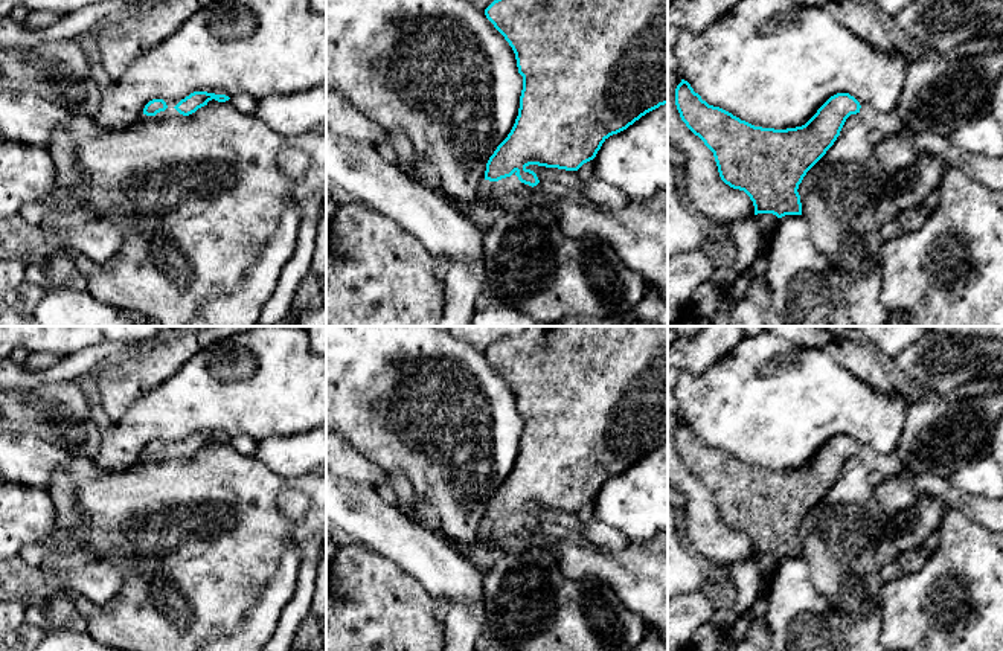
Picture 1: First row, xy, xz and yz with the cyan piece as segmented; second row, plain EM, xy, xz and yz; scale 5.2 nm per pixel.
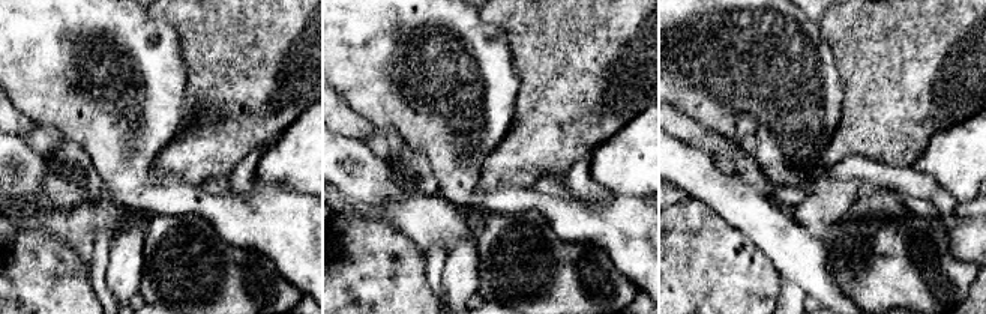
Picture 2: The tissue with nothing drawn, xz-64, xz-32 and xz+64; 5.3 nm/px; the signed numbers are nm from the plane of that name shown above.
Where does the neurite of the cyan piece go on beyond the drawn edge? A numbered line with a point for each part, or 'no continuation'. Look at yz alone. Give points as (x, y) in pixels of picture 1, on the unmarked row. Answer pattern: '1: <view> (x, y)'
1: yz (887, 465)

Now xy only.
1: xy (169, 453)

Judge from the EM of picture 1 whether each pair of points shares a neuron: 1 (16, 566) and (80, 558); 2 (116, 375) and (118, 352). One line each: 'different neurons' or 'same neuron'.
1: different neurons
2: different neurons

